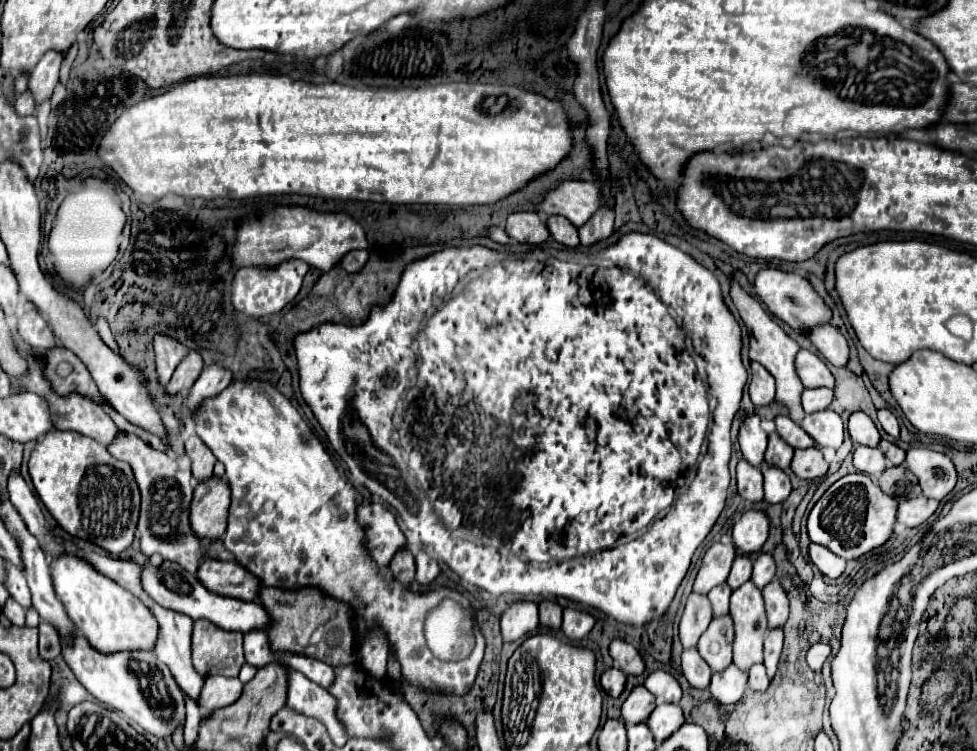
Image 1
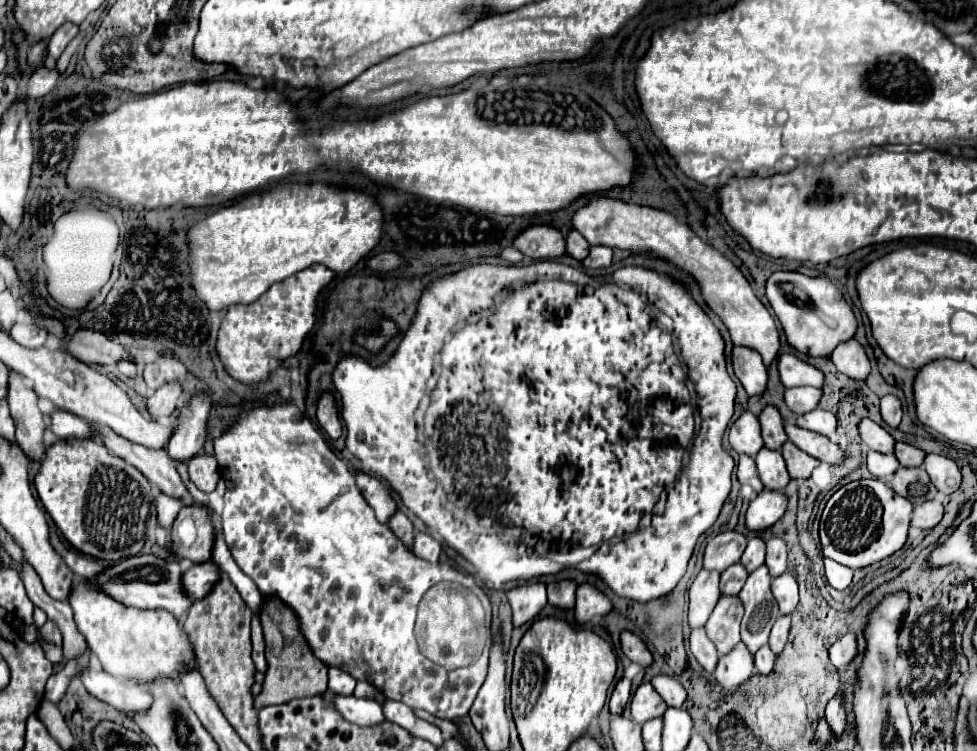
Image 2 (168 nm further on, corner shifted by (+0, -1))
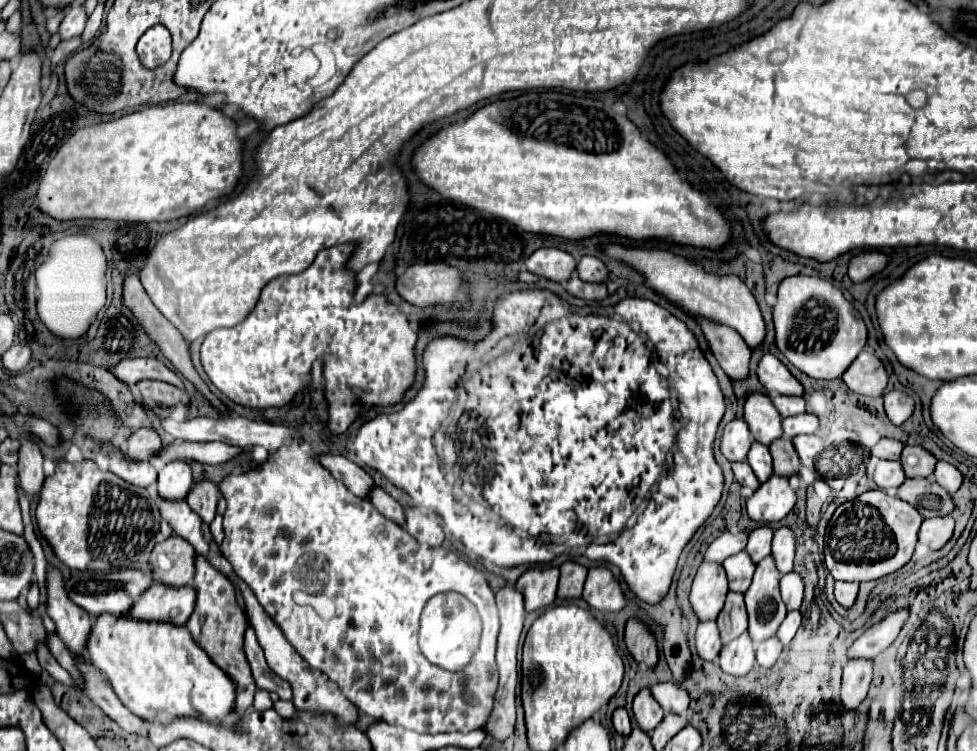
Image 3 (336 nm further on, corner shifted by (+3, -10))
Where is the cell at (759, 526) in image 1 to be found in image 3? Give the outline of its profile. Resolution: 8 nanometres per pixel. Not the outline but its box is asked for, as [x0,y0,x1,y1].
[748,476,796,524]

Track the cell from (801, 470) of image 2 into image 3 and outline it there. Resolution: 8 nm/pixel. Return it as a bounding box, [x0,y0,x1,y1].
[770,438,800,478]

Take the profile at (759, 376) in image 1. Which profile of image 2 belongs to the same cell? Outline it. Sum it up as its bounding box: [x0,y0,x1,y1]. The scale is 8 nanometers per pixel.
[731,345,767,397]

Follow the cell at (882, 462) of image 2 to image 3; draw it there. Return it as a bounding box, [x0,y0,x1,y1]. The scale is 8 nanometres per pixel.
[874,460,906,492]

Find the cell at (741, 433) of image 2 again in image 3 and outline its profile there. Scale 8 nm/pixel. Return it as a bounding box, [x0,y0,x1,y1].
[720,418,752,462]

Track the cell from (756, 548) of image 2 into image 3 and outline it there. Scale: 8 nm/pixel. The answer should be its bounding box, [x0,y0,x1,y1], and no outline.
[746,526,774,564]

